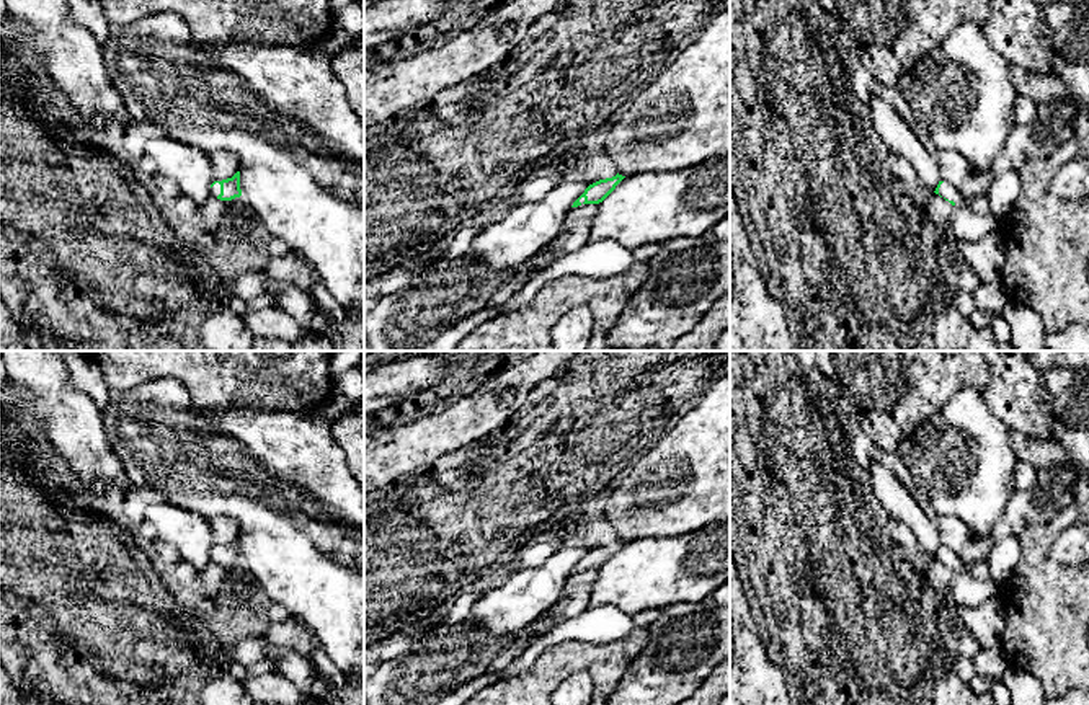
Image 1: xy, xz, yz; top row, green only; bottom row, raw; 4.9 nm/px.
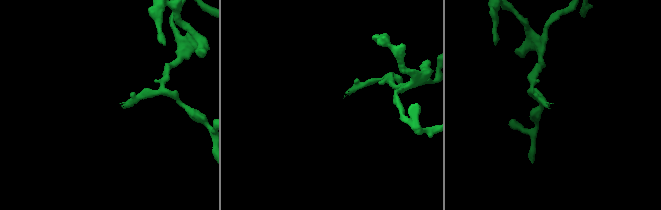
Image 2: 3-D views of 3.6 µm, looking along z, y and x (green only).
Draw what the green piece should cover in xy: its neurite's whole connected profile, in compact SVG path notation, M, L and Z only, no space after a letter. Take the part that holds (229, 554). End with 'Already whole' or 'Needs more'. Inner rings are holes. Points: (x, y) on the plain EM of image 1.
M237 537L232 543L214 547L211 550L211 563L217 563L220 566L232 566L240 561L240 537Z. Needs more

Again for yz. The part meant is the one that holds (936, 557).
M939 547L934 558L949 566L952 571L967 570L971 578L978 581L991 579L989 565L986 558L965 565L952 550L945 547Z. Needs more

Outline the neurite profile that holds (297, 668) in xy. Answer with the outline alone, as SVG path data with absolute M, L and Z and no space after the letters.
M269 646L264 651L264 658L273 663L271 672L287 677L297 687L312 689L312 684L317 681L317 669L310 654L304 656L279 646Z

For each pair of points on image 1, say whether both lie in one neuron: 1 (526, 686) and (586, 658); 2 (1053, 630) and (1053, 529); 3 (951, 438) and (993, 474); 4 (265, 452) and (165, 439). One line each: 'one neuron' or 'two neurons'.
1: one neuron
2: one neuron
3: one neuron
4: one neuron

